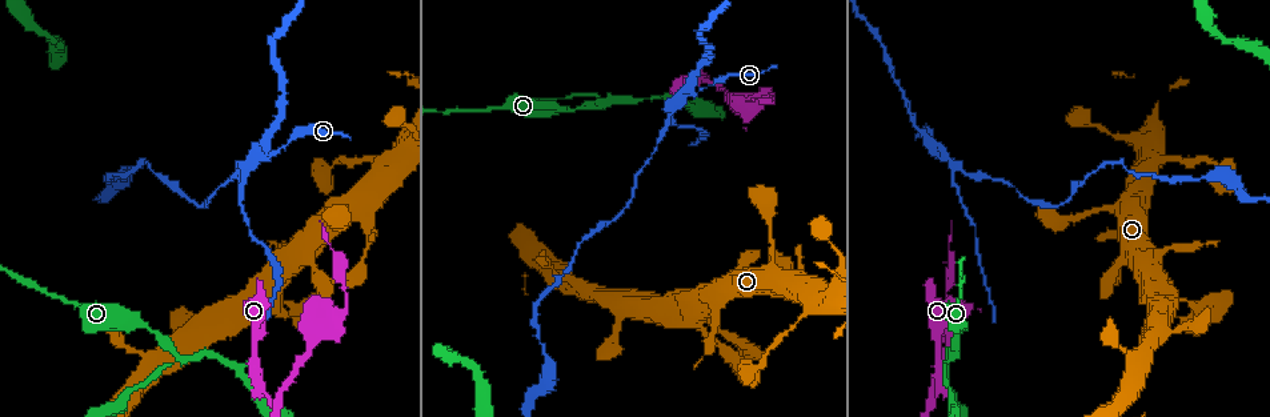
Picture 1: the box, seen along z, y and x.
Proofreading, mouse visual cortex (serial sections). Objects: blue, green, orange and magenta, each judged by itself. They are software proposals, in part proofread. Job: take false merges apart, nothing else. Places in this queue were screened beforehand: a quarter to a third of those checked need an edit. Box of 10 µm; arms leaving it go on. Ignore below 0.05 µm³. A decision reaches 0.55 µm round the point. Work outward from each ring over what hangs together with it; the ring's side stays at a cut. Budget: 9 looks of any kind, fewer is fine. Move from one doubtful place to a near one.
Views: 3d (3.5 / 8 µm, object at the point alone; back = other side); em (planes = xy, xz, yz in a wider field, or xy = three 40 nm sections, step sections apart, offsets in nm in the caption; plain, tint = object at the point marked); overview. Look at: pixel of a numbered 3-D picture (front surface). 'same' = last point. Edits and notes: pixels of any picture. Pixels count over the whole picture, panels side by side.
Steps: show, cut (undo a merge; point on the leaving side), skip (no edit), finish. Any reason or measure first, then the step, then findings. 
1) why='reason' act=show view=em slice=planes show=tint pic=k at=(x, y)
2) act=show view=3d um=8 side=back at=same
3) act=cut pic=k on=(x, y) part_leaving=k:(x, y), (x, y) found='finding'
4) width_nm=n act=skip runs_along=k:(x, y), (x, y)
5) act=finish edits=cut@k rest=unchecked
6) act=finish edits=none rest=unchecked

why='three arms meet' act=show view=3d um=3.5 side=back pic=1 at=(951, 353)

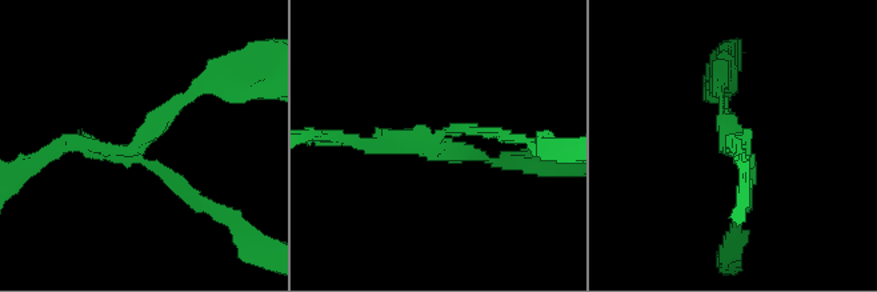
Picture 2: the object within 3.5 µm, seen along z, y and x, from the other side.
arms=3 arm_widths_nm=100,150,150 act=show view=em slice=xy step=1 show=tint pic=2 at=(134, 146)

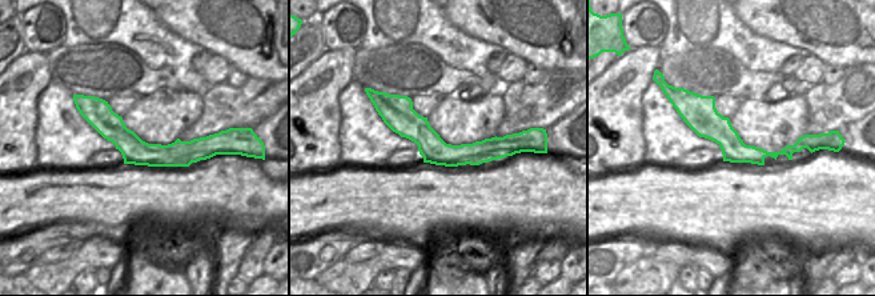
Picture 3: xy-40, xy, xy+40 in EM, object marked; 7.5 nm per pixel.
why='another direction' act=show view=em slice=xy step=5 show=tint at=same

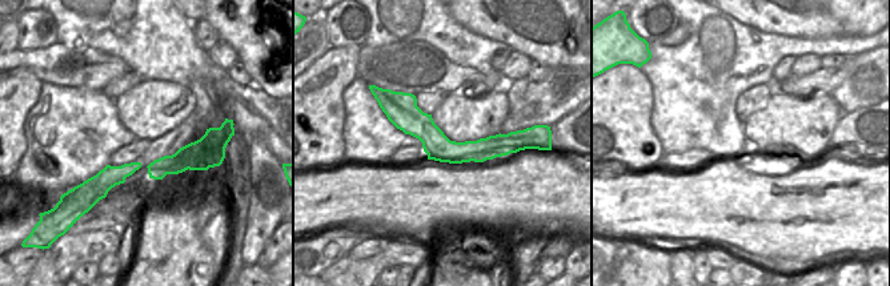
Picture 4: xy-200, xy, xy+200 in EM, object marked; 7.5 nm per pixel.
width_nm=200 act=cut pic=2 on=(187, 195) part_leaving=2:(151, 164), (224, 214), (253, 246) found='two cells meet here'

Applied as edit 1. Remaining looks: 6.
act=show view=overview

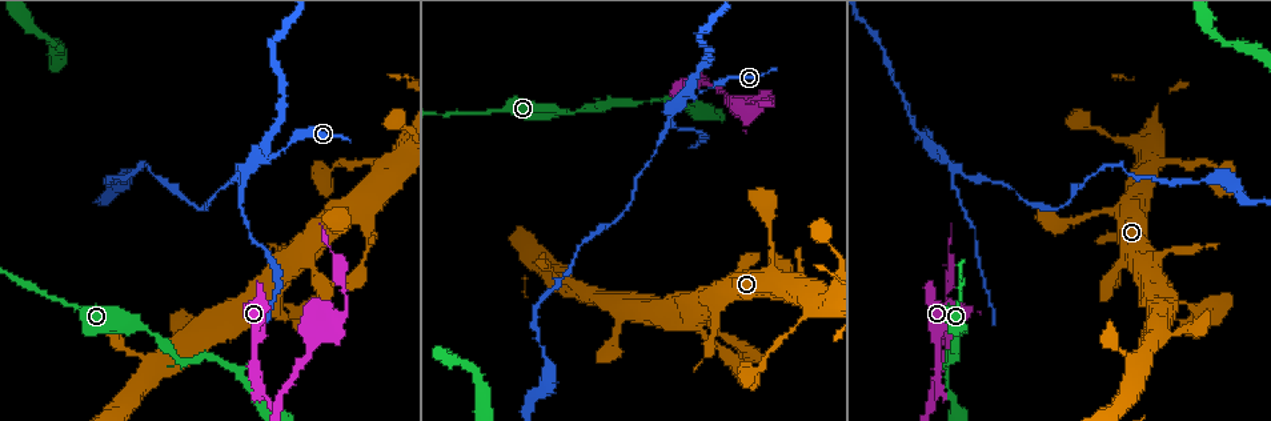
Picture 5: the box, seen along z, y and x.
why='abrupt turn' act=show view=3d um=3.5 pic=5 at=(270, 399)

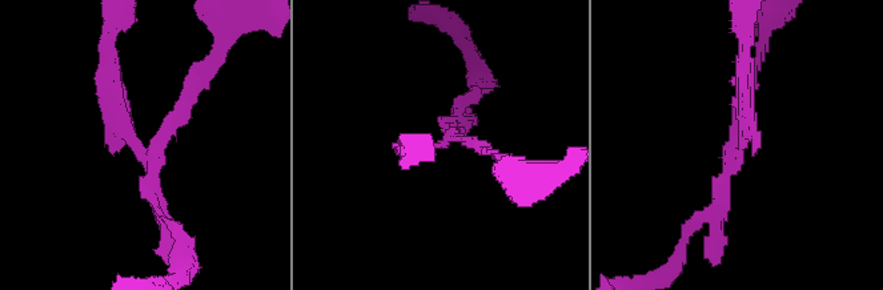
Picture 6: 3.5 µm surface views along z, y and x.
act=show view=em slice=planes show=tint pic=6 at=(746, 143)

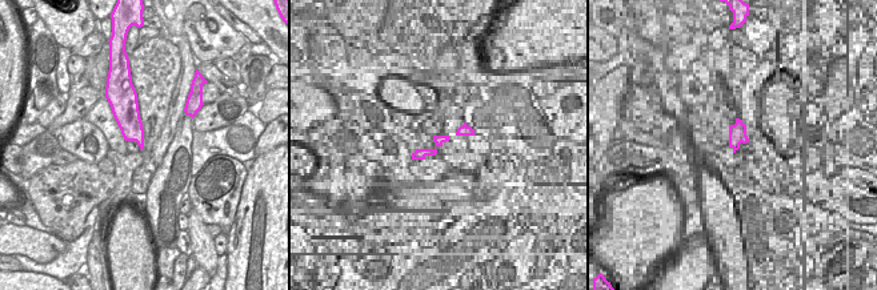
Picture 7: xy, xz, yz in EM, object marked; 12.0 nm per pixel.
act=cut pic=6 on=(181, 116) found='two cells meet here'

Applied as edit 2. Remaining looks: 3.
act=show view=overview

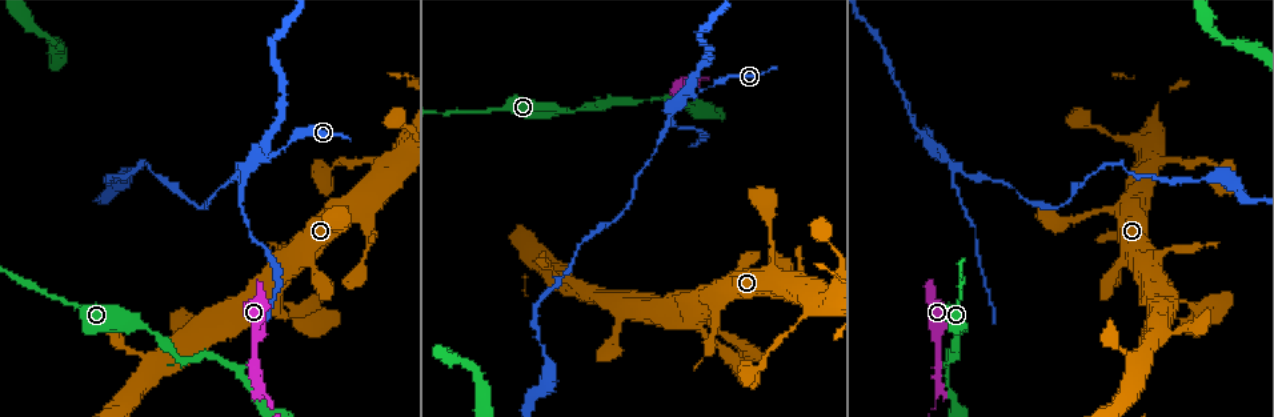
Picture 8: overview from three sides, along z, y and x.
why='narrows sharply' act=show view=3d um=3.5 pic=8 at=(368, 251)

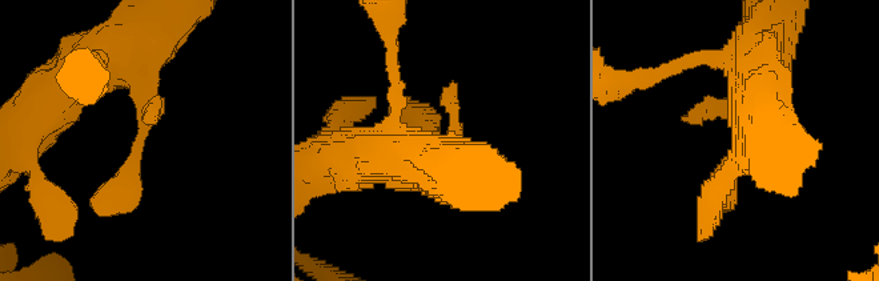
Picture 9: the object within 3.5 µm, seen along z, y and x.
act=show view=em slice=xy step=5 show=tint pic=9 at=(140, 134)

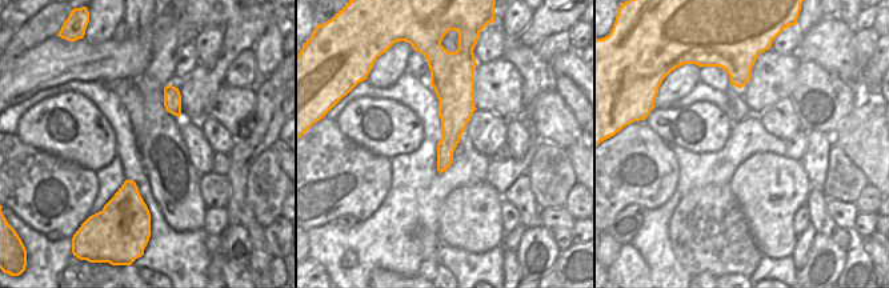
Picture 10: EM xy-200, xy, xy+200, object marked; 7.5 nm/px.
act=skip runs_along=9:(757, 49), (739, 140), (705, 209) found='one cell here'

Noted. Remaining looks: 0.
act=finish edits=cut@2,cut@6 rest=unchecked

